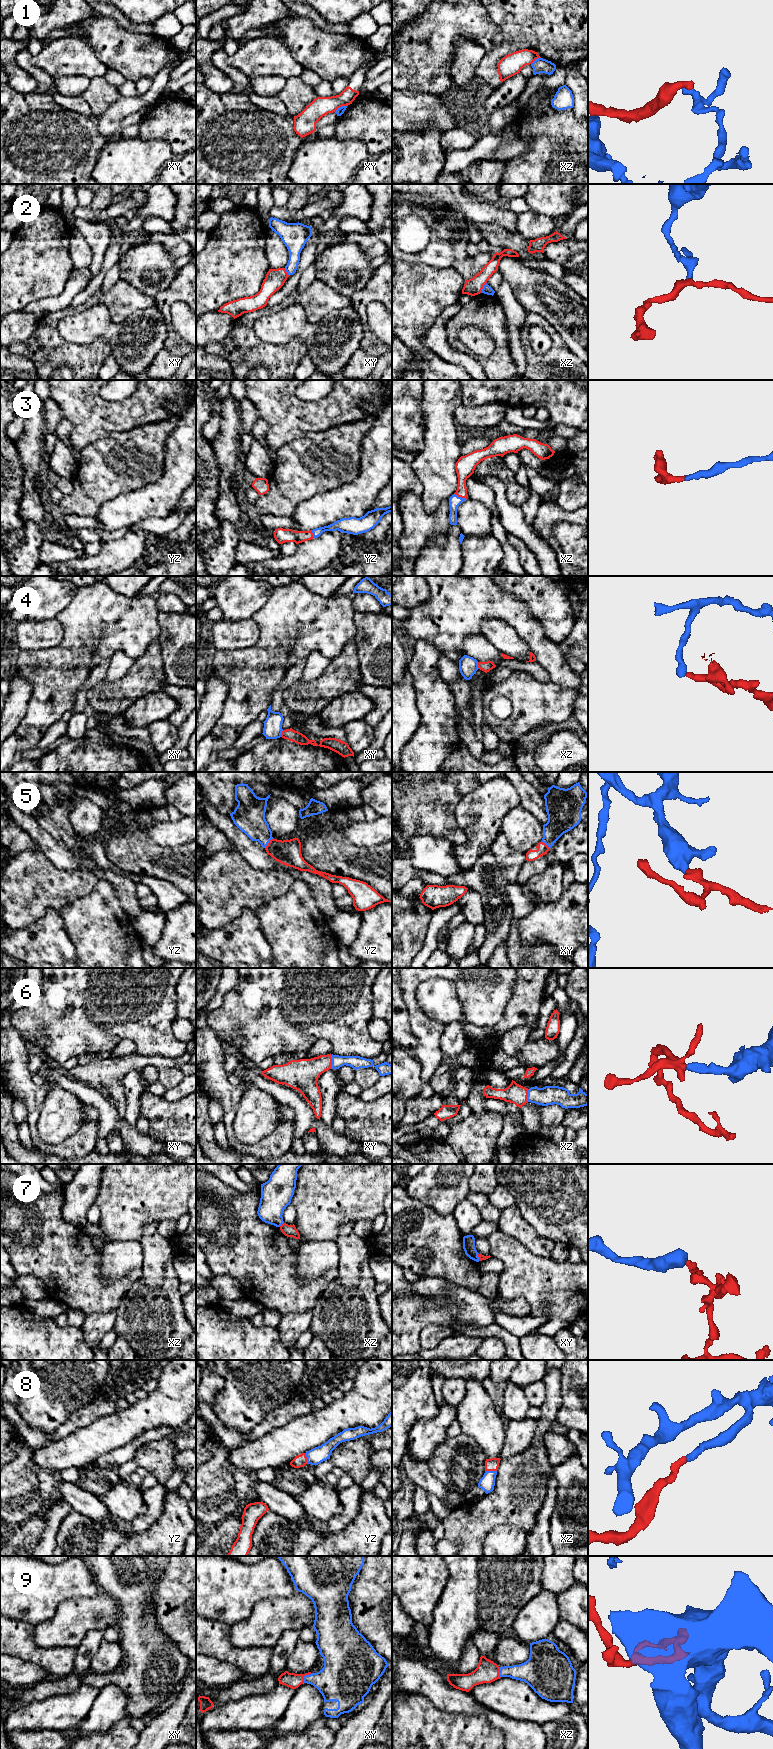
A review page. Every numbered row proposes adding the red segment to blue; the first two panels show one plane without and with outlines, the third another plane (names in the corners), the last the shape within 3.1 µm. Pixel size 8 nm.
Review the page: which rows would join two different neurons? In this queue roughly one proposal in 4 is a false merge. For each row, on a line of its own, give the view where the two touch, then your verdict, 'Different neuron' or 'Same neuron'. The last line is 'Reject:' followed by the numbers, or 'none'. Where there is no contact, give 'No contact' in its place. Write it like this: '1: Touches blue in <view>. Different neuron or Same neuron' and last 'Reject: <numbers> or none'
1: Touches blue in xy. Different neuron
2: Touches blue in xz. Different neuron
3: Touches blue in xz. Same neuron
4: Touches blue in xy. Different neuron
5: Touches blue in yz. Same neuron
6: Touches blue in xy. Same neuron
7: Touches blue in xz. Different neuron
8: Touches blue in xz. Same neuron
9: Touches blue in xy. Same neuron
Reject: 1, 2, 4, 7

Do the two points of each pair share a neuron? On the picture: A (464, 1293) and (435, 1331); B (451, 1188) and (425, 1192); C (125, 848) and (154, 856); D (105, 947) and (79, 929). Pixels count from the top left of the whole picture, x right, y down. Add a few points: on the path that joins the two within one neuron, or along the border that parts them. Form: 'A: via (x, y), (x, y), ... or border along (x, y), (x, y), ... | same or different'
A: border along (456, 1332), (446, 1326), (428, 1324), (419, 1338) | different
B: via (445, 1188), (431, 1188) | same
C: via (132, 852), (147, 856) | same
D: via (99, 941), (85, 929) | same

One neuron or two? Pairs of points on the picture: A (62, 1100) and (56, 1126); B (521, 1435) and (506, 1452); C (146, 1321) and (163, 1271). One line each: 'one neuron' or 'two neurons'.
A: one neuron
B: one neuron
C: one neuron

